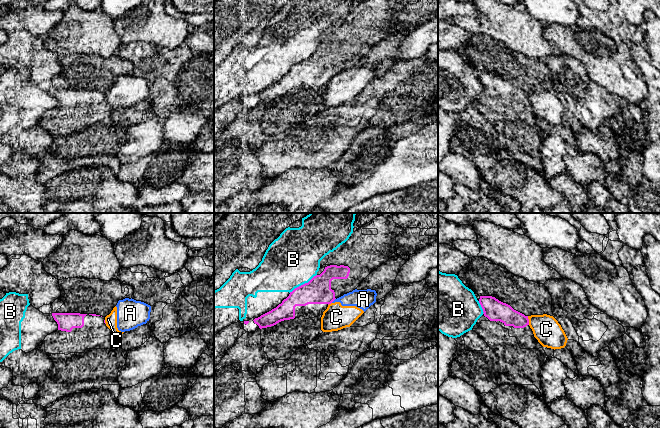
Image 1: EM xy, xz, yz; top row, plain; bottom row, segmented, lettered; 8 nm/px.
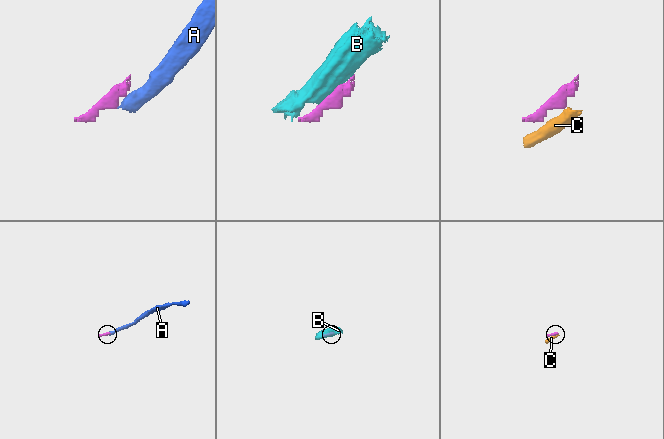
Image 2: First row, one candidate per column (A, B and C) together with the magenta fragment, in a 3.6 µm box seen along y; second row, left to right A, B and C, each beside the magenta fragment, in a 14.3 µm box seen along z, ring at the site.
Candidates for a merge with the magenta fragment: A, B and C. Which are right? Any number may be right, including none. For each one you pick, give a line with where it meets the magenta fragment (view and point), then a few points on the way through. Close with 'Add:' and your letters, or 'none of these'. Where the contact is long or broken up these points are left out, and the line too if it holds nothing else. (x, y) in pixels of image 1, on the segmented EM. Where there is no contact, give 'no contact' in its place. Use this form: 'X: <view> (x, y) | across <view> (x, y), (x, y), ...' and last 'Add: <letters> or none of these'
Add: none of these

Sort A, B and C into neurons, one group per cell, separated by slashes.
A C / B

